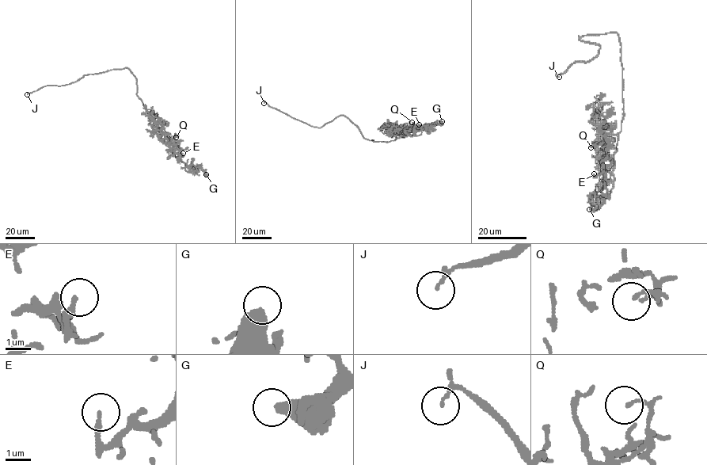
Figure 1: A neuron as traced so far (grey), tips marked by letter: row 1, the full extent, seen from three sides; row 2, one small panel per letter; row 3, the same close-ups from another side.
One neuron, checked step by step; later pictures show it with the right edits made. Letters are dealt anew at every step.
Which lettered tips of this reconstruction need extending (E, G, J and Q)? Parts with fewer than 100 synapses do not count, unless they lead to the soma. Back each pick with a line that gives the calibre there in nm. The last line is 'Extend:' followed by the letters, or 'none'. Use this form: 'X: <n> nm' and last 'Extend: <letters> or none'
J: 80 nm
Extend: J

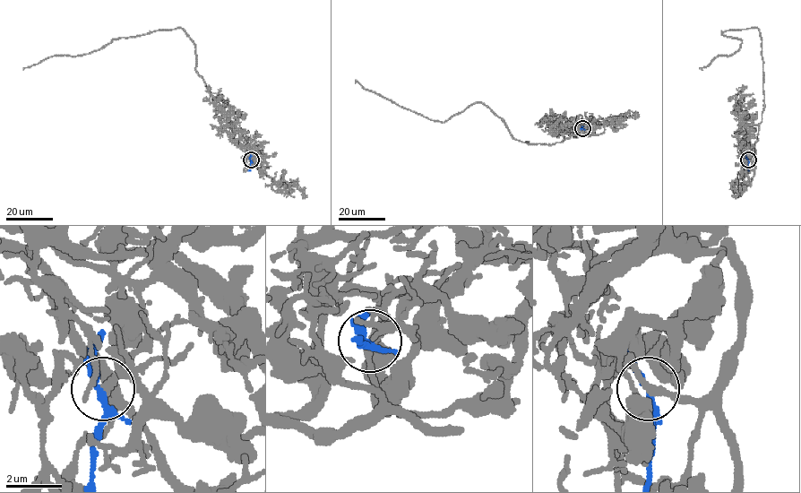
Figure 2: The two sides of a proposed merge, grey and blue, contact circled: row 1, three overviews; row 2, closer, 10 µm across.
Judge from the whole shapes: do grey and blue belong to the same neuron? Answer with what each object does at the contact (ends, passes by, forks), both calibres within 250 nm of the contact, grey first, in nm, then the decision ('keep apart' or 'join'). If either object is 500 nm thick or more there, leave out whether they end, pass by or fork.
grey passes by; blue forks; calibres 220 and 180 nm; keep apart

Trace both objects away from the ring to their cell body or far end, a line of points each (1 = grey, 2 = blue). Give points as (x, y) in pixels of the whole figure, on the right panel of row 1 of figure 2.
1: (747, 160), (755, 156), (763, 108), (757, 28), (724, 31), (739, 38), (741, 47), (702, 70)
2: (747, 160), (748, 171)

